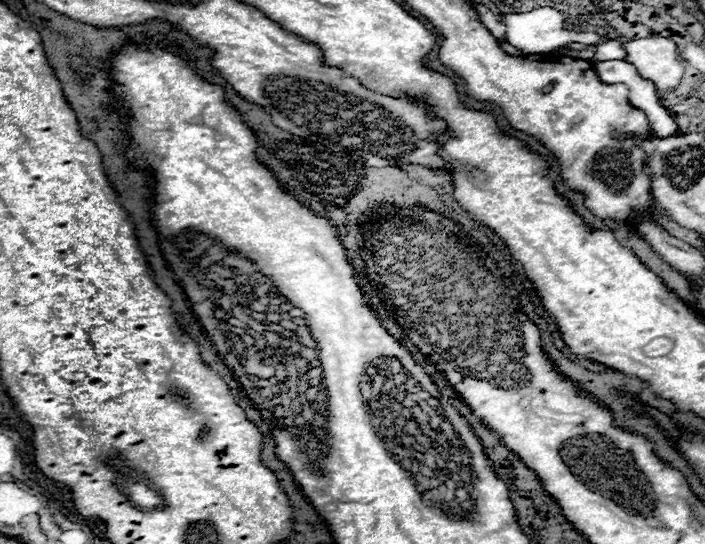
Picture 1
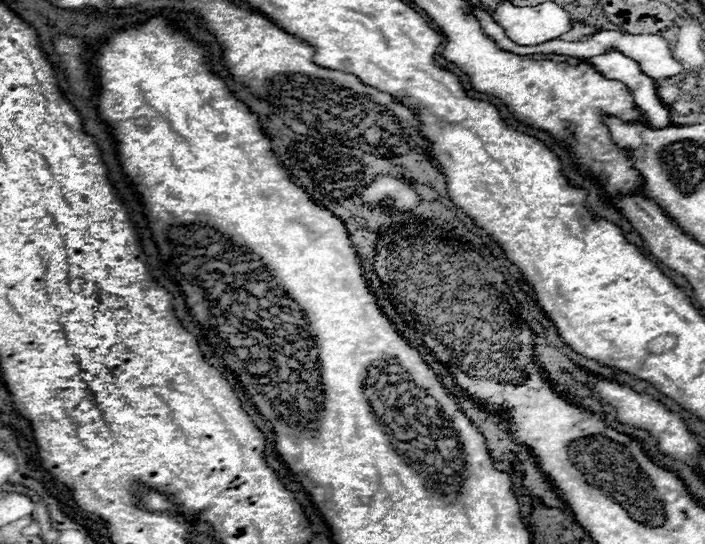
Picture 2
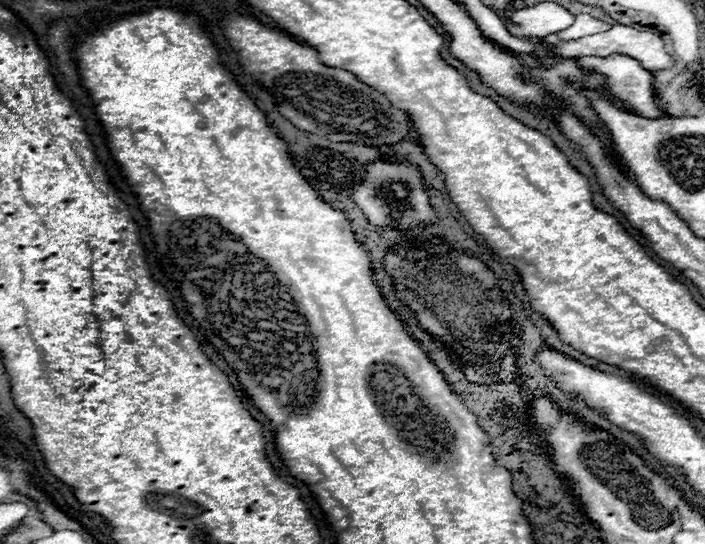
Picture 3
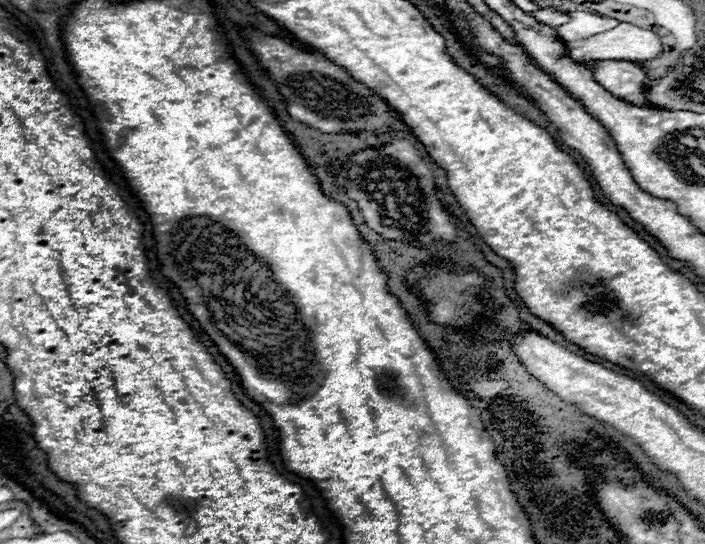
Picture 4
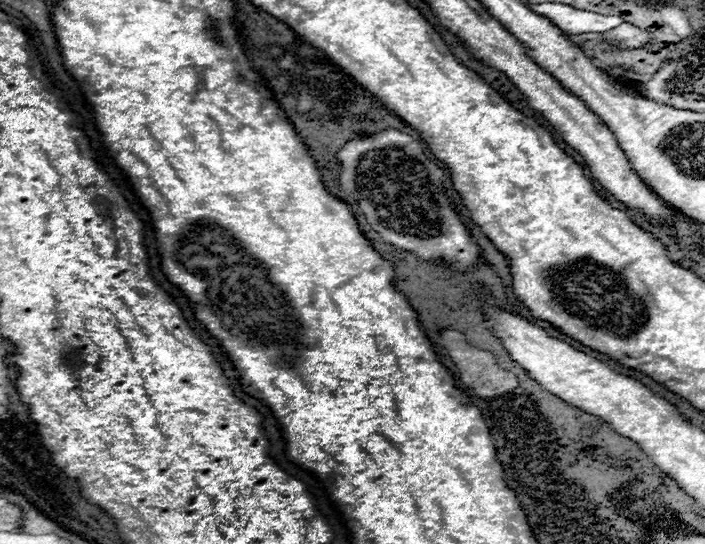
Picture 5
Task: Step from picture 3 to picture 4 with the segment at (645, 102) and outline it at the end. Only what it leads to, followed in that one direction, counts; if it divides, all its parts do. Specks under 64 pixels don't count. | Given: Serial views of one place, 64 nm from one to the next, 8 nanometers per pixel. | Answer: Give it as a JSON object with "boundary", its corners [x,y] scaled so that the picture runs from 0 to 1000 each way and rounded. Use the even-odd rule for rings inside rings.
{"boundary":[[[843,110],[837,114],[845,147],[874,169],[874,176],[885,176],[885,184],[896,184],[896,191],[916,191],[913,169],[913,129],[908,129],[899,114],[891,110]]]}

